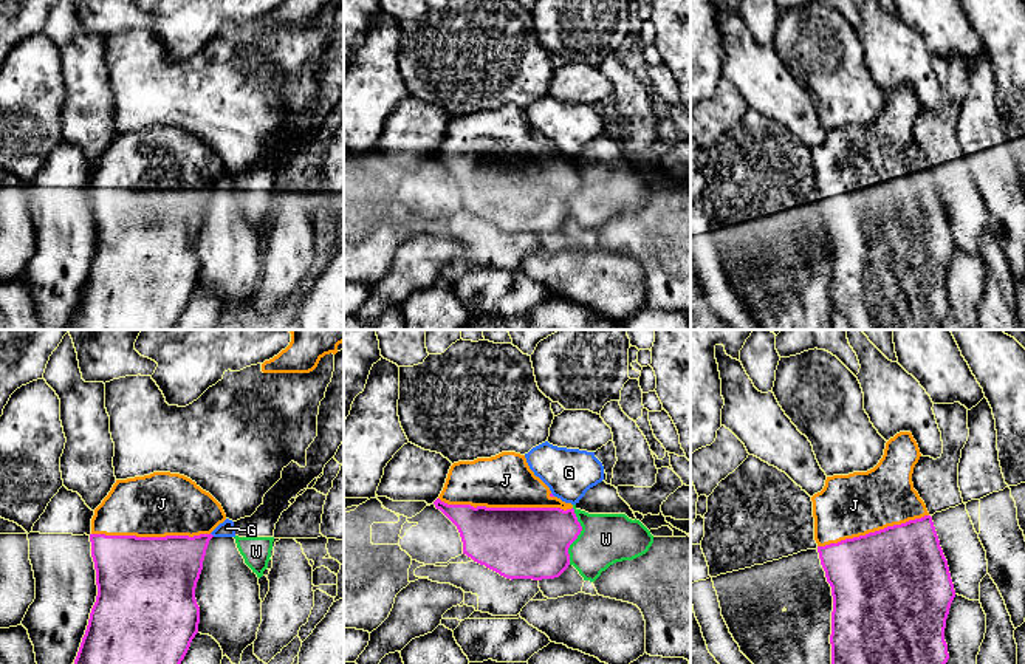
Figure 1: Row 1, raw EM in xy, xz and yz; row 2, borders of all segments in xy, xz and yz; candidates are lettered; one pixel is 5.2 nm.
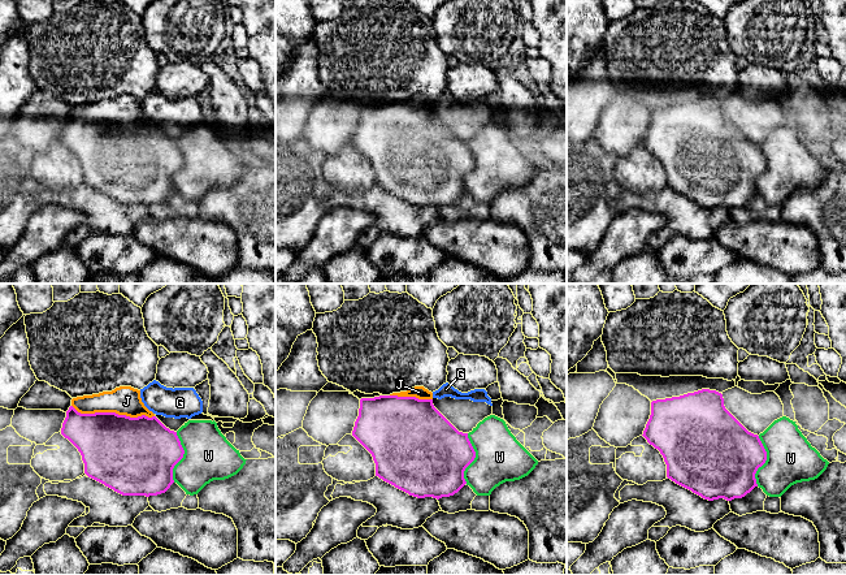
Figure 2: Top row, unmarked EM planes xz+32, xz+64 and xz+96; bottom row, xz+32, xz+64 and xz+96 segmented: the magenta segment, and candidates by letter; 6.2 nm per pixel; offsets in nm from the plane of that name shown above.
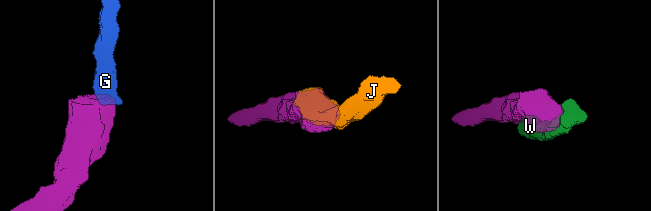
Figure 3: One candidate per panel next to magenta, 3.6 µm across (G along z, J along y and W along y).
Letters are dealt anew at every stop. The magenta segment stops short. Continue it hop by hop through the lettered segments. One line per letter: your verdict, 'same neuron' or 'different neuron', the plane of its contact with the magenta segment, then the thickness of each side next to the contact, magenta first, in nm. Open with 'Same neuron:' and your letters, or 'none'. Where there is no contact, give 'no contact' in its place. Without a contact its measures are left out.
Same neuron: J
G: different neuron; no contact
J: same neuron; contact in xz; calibres 360 and 280 nm
W: different neuron; contact in xz; calibres 360 and 260 nm

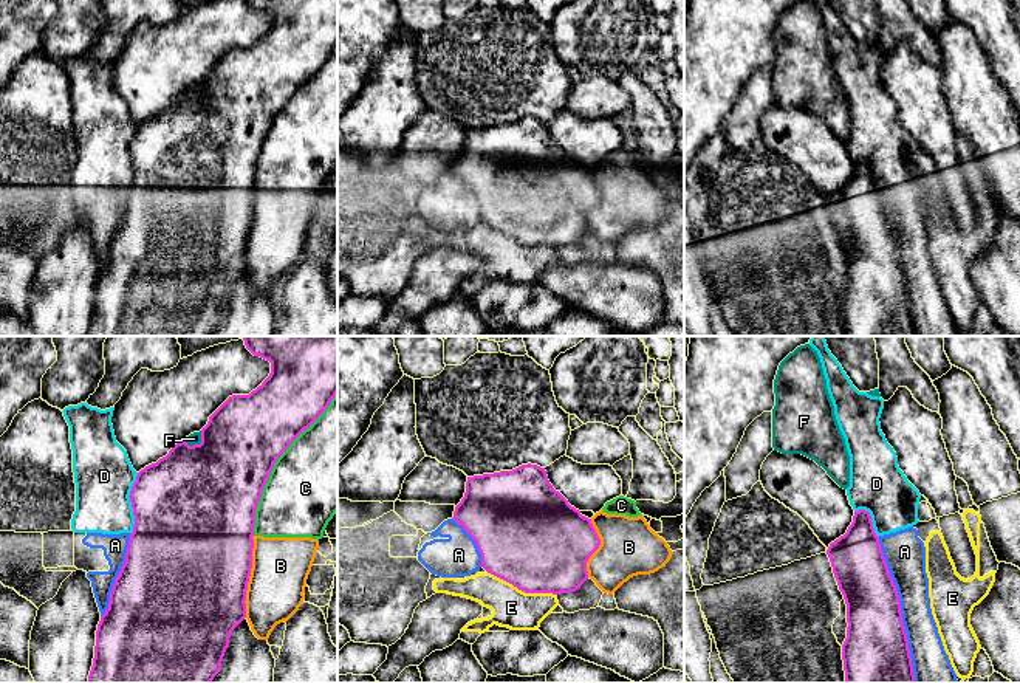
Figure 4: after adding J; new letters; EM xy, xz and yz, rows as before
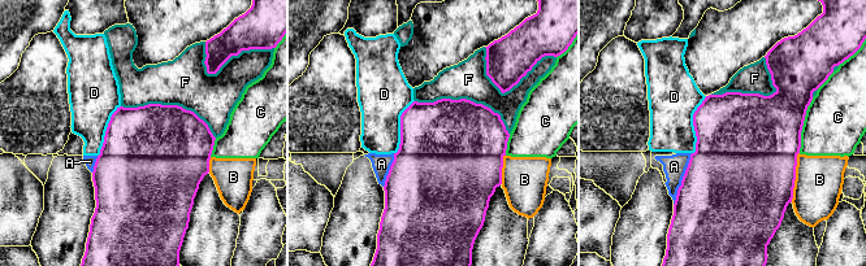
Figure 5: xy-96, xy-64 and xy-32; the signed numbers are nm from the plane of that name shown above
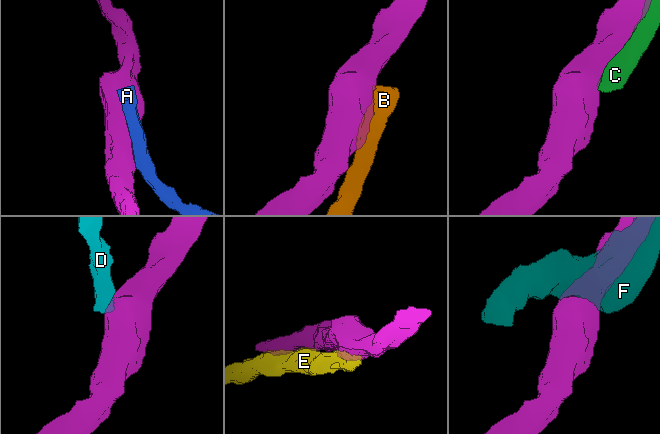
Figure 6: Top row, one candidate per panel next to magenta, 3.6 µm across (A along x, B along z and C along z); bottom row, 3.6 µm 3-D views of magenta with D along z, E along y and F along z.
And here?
Same neuron: none
A: different neuron; contact in yz; calibres 340 and 200 nm
B: different neuron; contact in xy; calibres 500 and 300 nm
C: different neuron; contact in xy; calibres 400 and 440 nm
D: different neuron; contact in xy; calibres 500 and 300 nm
E: different neuron; contact in xz; calibres 500 and 200 nm
F: different neuron; contact in xy; calibres 500 and 60 nm

